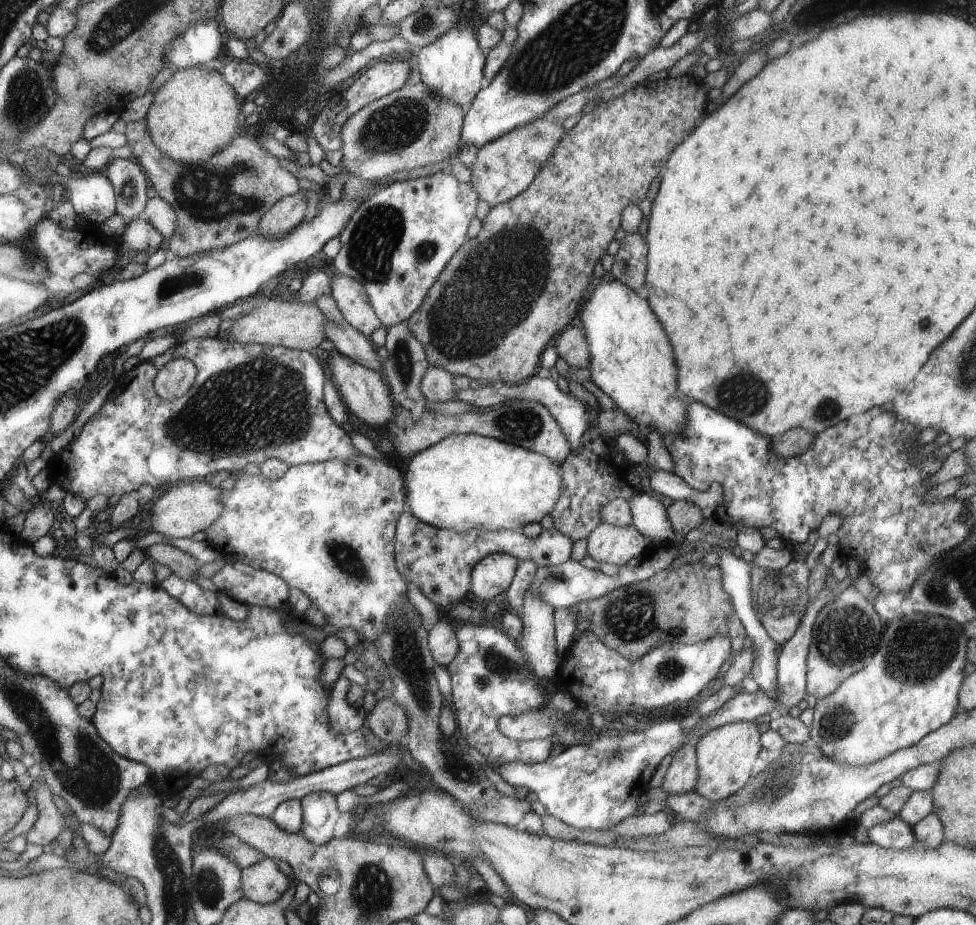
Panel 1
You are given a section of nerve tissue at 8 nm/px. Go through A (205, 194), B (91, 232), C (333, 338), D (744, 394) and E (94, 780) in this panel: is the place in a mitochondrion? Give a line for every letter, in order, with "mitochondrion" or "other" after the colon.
A: mitochondrion
B: other
C: other
D: mitochondrion
E: mitochondrion

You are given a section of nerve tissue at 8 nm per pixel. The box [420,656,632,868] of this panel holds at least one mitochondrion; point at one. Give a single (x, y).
(456, 766)

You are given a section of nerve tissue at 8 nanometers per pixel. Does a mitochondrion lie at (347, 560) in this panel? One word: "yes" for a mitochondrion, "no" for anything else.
yes

